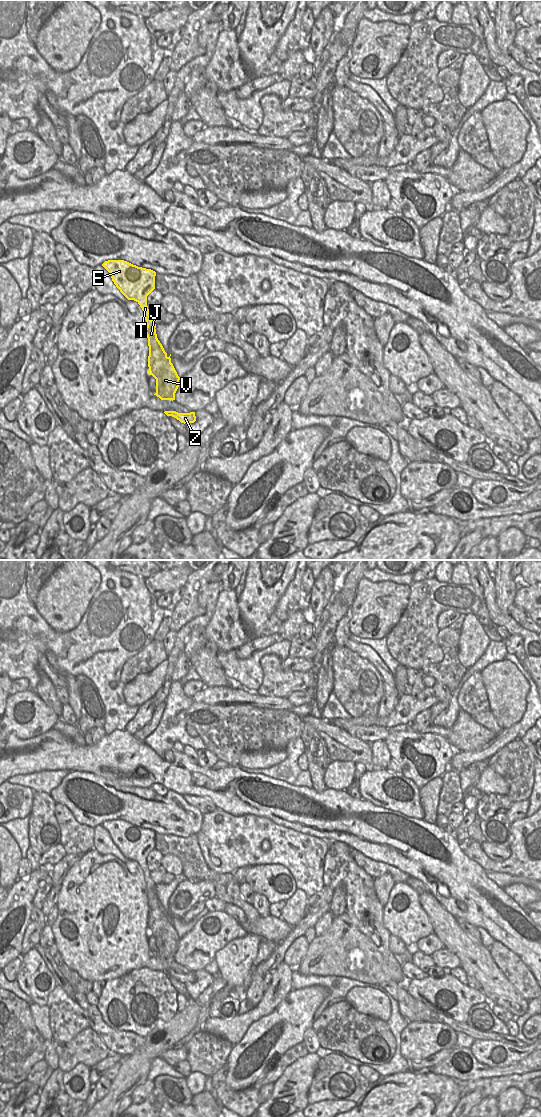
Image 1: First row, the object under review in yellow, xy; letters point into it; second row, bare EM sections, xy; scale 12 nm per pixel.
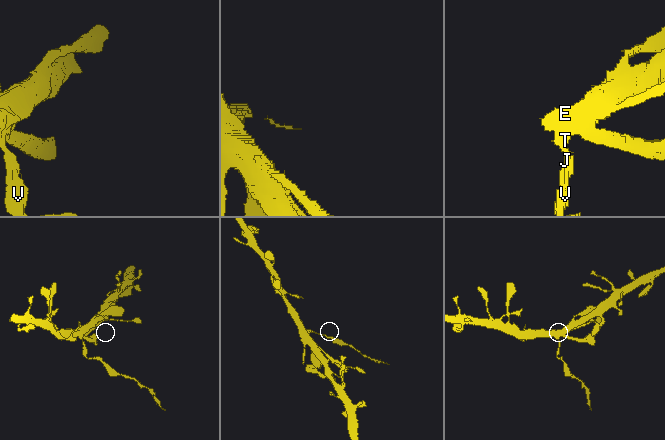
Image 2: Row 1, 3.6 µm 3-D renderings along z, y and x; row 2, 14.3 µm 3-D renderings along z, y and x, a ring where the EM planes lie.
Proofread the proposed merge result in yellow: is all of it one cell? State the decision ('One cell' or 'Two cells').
Two cells

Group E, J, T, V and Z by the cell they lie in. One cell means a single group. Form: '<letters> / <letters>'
E T / J V Z

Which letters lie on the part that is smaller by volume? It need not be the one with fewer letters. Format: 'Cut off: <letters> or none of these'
Cut off: J, V, Z

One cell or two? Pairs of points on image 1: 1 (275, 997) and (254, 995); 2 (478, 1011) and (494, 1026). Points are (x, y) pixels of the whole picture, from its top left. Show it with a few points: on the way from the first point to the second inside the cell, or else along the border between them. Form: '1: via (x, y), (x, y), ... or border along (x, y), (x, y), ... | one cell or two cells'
1: border along (264, 992), (264, 995), (254, 1007) | two cells
2: via (482, 1015), (490, 1023) | one cell

